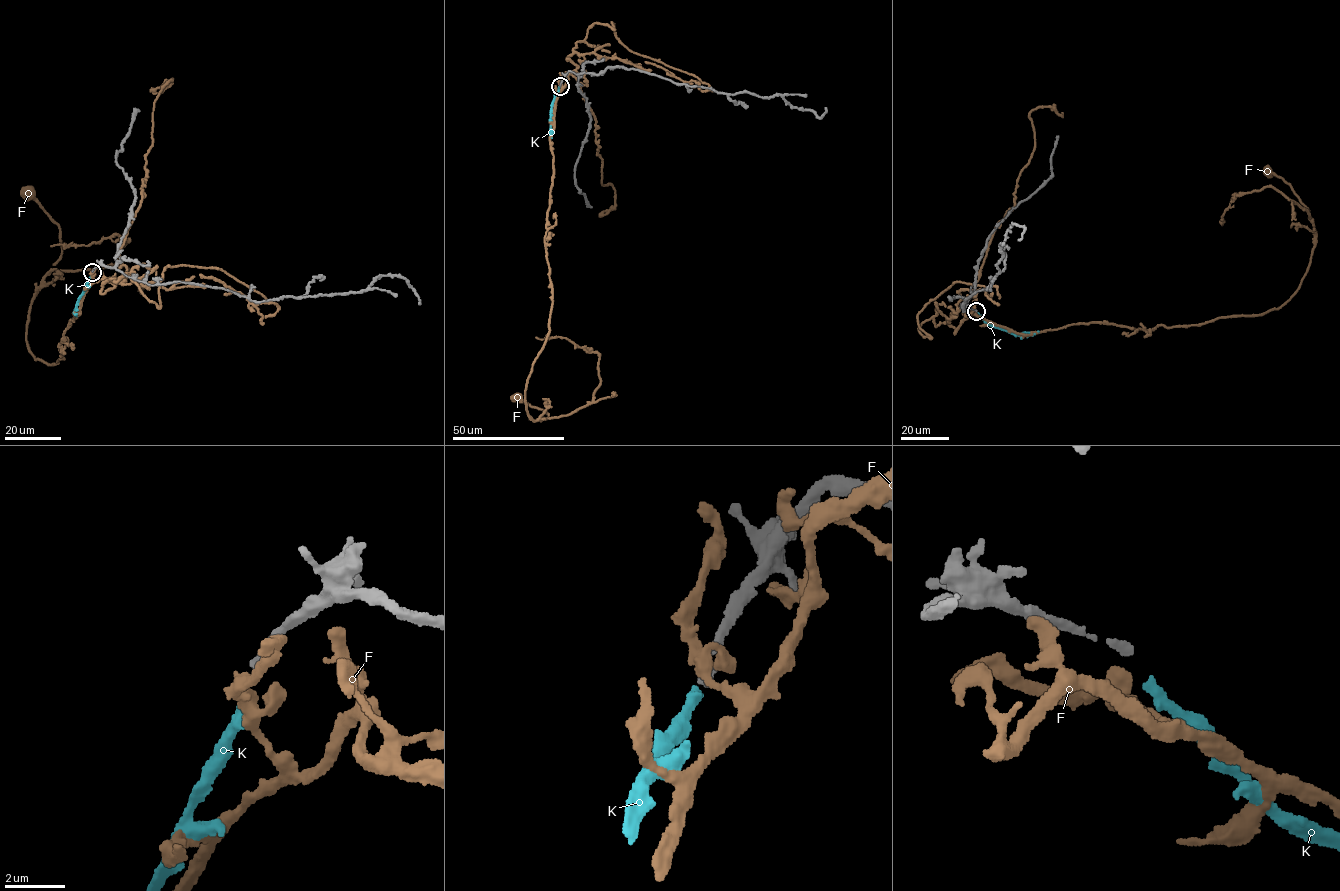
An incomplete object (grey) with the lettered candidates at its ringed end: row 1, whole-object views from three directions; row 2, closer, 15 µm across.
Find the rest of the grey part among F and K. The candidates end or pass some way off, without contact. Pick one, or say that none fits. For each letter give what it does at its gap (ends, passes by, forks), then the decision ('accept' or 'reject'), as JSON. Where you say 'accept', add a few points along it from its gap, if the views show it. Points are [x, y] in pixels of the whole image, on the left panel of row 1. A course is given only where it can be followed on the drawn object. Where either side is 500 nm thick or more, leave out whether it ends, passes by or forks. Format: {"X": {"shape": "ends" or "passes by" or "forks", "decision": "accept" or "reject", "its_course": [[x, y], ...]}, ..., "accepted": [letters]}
{"F": {"shape": "passes by", "decision": "reject"}, "K": {"shape": "ends", "decision": "reject"}, "accepted": []}

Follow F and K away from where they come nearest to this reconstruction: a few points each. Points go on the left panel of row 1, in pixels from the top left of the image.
F: (93, 274), (58, 344), (63, 359), (36, 360), (26, 342), (31, 301), (61, 251), (59, 227), (30, 194)
K: (91, 274), (78, 300), (76, 312)

